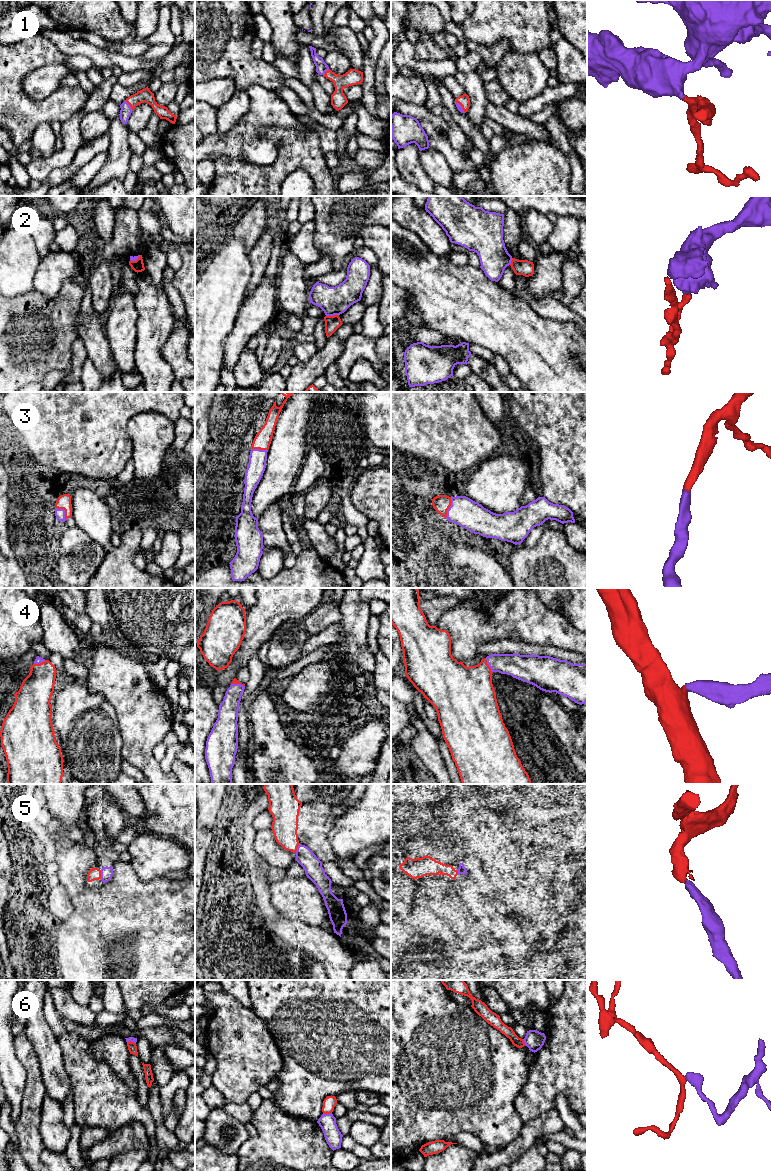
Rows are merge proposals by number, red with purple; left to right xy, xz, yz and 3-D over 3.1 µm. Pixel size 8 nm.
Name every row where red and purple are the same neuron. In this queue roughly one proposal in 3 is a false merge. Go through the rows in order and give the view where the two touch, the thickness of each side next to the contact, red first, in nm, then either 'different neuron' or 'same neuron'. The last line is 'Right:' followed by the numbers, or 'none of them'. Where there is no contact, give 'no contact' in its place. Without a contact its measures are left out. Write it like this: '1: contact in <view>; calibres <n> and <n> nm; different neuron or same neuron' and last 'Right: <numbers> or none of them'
1: contact in xy; calibres 110 and 90 nm; same neuron
2: contact in xz; calibres 120 and 220 nm; different neuron
3: contact in yz; calibres 140 and 240 nm; same neuron
4: contact in yz; calibres 360 and 190 nm; same neuron
5: contact in xz; calibres 200 and 150 nm; same neuron
6: contact in xz; calibres 100 and 140 nm; different neuron
Right: 1, 3, 4, 5

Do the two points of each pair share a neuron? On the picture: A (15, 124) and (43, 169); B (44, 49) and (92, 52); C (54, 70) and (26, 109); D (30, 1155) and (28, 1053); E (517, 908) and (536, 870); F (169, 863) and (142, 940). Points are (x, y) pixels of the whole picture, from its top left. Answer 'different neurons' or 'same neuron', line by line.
A: different neurons
B: different neurons
C: different neurons
D: same neuron
E: different neurons
F: different neurons

